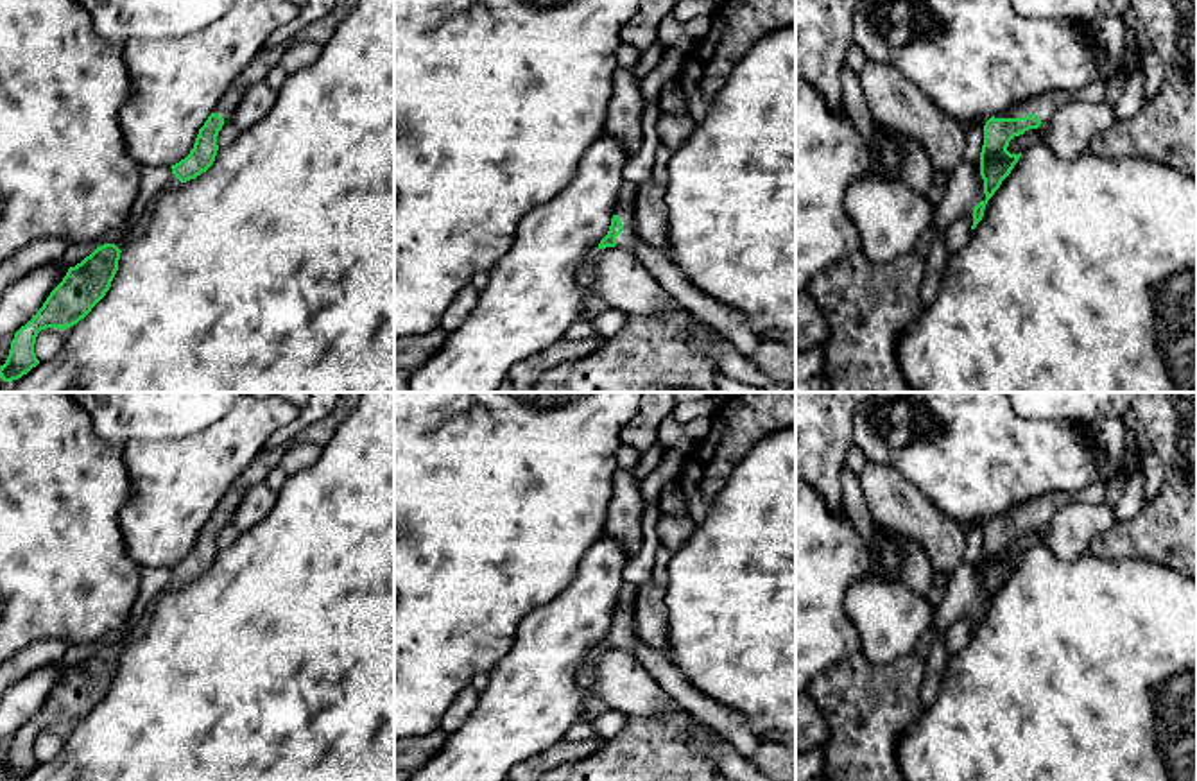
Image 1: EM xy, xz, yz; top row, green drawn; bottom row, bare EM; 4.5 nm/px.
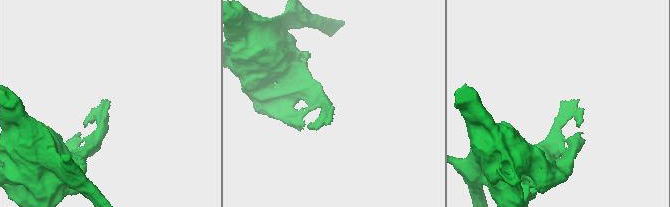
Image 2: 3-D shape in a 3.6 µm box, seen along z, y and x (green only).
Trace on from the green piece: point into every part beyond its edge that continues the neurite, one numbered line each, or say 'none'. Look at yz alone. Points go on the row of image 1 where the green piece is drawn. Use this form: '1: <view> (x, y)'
1: yz (1110, 90)

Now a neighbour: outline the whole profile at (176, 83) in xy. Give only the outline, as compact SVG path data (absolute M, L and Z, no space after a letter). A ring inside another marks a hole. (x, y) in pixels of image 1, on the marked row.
M237 0L224 16L188 36L124 43L133 95L118 122L129 156L143 167L172 167L185 159L233 79L299 9L290 0Z

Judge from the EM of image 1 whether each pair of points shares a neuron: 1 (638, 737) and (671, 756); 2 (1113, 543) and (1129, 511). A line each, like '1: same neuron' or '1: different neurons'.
1: same neuron
2: different neurons

